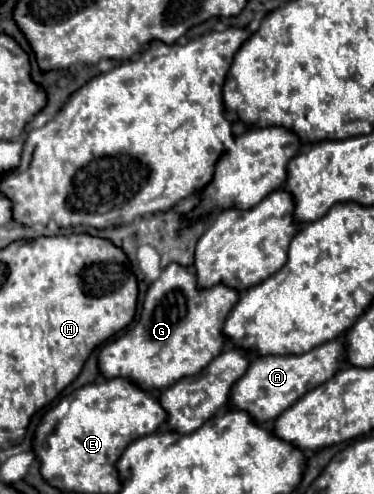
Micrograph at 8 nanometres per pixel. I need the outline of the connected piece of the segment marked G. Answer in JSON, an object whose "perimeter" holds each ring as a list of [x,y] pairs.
{"perimeter":[[[176,262],[166,266],[162,270],[162,278],[152,282],[152,286],[146,292],[140,322],[102,348],[100,358],[98,358],[100,372],[106,378],[128,378],[130,382],[138,384],[140,388],[144,388],[148,392],[164,390],[184,376],[198,374],[224,350],[228,340],[222,334],[222,326],[224,326],[224,320],[228,318],[230,310],[238,302],[238,298],[240,298],[238,290],[224,286],[224,284],[216,284],[212,288],[198,288],[196,272],[186,266],[178,266]]]}

